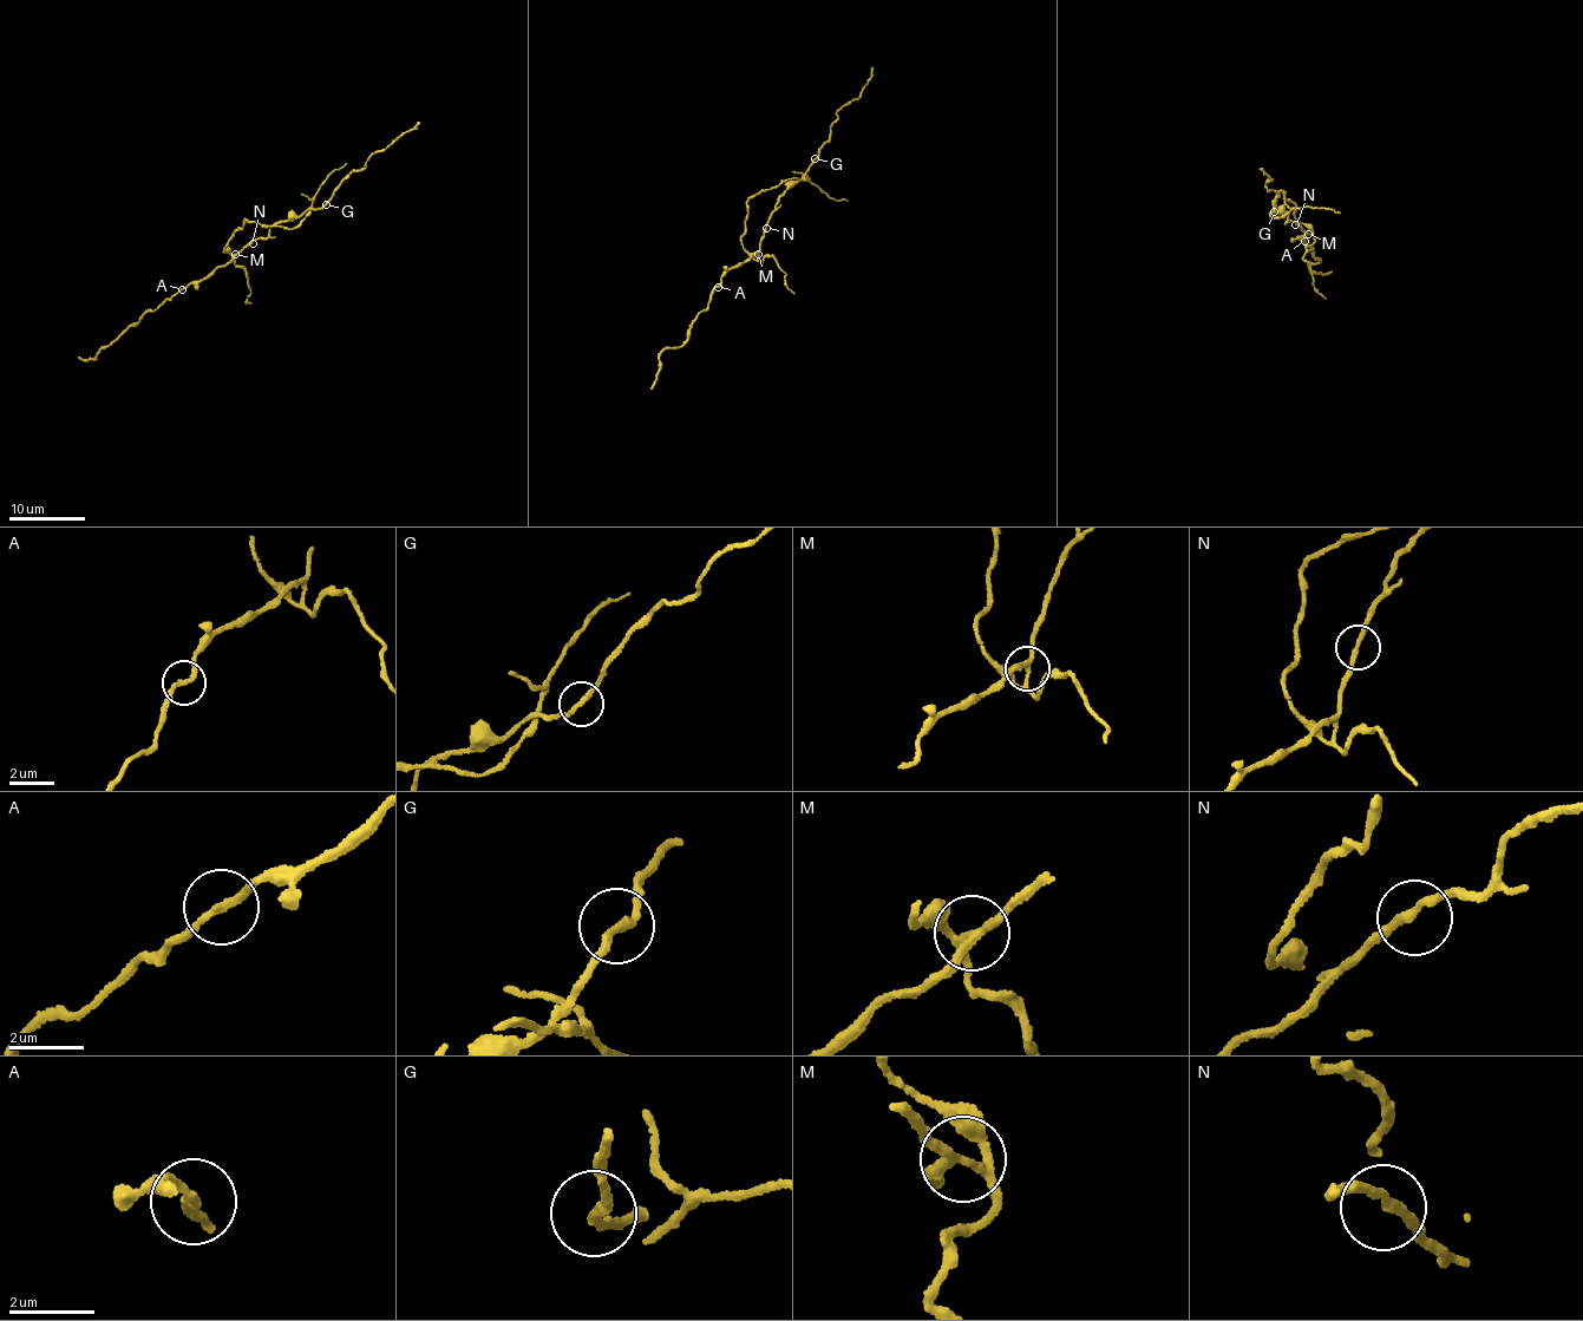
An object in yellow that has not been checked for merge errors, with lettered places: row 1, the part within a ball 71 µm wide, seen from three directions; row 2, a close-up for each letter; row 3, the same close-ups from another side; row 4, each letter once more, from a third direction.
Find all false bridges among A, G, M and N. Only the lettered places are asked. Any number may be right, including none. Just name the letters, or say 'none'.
A, M

